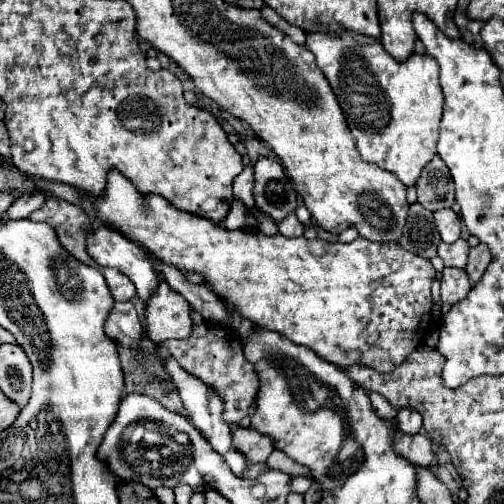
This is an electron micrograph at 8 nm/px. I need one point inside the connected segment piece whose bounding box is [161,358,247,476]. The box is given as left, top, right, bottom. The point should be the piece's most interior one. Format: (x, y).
(205, 407)

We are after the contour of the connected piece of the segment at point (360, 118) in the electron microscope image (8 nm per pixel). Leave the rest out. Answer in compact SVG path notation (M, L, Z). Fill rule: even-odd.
M349 30L343 36L311 32L305 46L315 54L317 66L333 88L351 134L357 140L361 158L393 172L405 186L413 186L421 168L435 156L439 138L443 94L437 60L417 52L403 62L395 60L383 48L381 40Z

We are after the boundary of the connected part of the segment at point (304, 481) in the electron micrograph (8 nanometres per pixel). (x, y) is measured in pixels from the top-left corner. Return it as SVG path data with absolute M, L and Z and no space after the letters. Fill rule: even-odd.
M295 476L293 478L293 492L299 492L299 494L305 494L311 484L315 484L315 480L311 476Z

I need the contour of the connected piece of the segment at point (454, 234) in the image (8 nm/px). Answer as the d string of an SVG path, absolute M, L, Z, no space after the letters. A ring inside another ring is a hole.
M451 208L437 210L435 212L435 224L437 224L437 230L441 234L441 240L445 244L453 244L455 240L459 240L461 220L459 220L459 216Z

